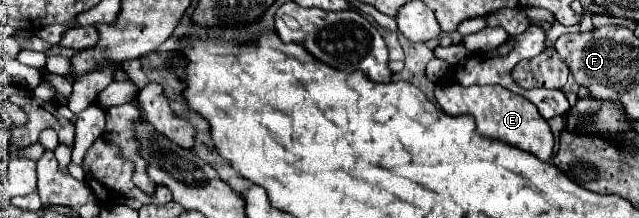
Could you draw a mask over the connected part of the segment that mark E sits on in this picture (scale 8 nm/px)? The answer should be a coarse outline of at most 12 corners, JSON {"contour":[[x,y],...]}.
{"contour":[[436,84],[448,116],[544,162],[554,136],[530,100],[502,86]]}

